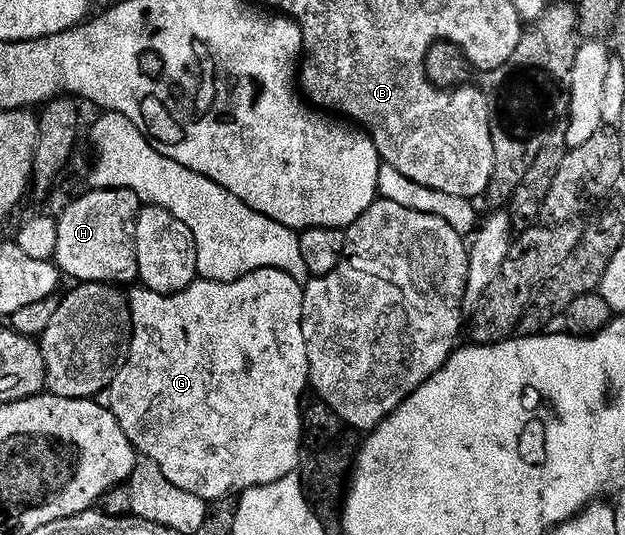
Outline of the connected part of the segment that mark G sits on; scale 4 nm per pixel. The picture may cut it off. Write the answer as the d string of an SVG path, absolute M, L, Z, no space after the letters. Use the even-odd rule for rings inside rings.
M262 268L242 276L239 280L194 280L190 286L180 292L166 296L142 286L130 289L131 301L131 349L127 355L127 367L121 369L117 378L113 378L109 389L109 407L117 418L121 430L125 430L125 438L135 448L140 457L157 462L161 472L169 482L197 494L202 500L212 500L234 497L249 488L263 486L275 482L296 471L301 464L299 451L305 445L303 435L303 391L309 388L309 354L305 346L303 333L303 289L300 281L294 280L289 274L272 268Z

